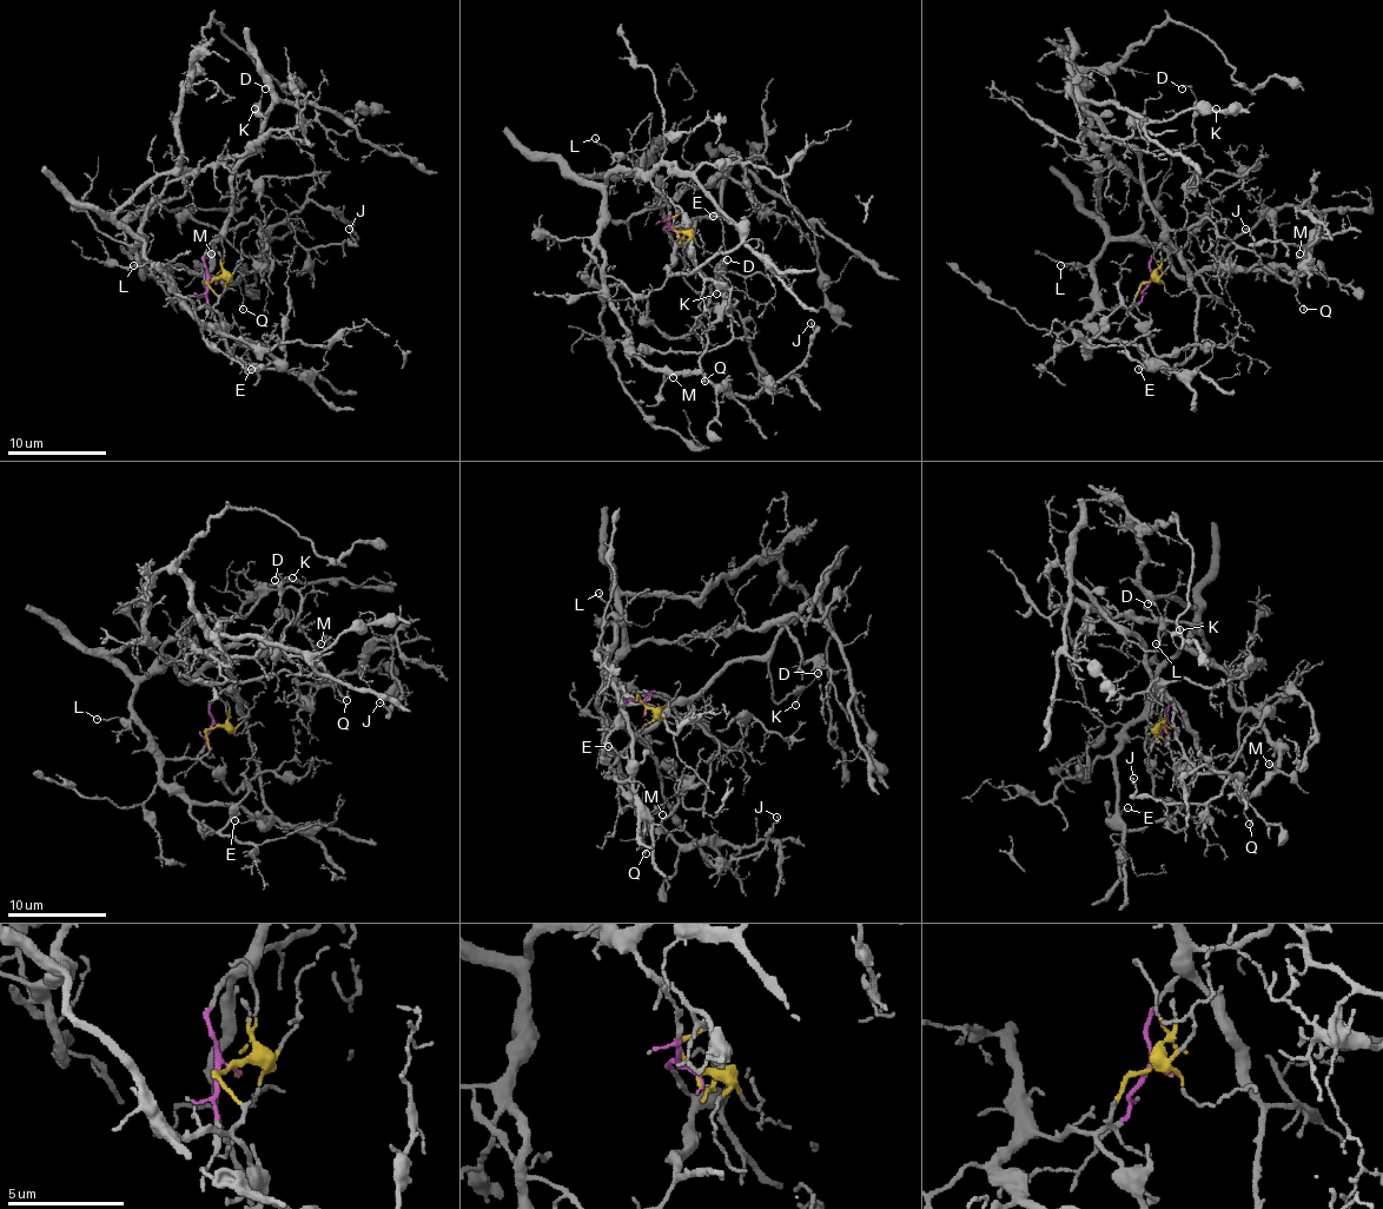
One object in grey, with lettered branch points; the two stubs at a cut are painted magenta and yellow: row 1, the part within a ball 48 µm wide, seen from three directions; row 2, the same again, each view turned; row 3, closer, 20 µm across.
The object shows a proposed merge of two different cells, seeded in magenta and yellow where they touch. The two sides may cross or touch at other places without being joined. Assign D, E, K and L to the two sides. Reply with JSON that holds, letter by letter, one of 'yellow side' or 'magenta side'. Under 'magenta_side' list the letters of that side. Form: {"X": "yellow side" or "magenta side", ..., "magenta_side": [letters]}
{"D": "magenta side", "E": "magenta side", "K": "magenta side", "L": "yellow side", "magenta_side": ["D", "E", "K"]}

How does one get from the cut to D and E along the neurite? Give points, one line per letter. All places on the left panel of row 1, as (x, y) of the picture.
D: (212, 279), (204, 255), (229, 216), (233, 169), (264, 149), (260, 94), (264, 85), (266, 87)
E: (212, 279), (204, 255), (212, 243), (206, 297), (229, 349), (249, 363), (278, 365), (251, 368)

